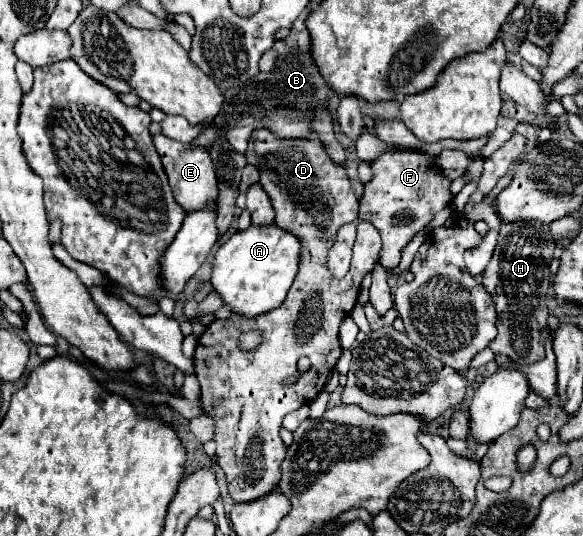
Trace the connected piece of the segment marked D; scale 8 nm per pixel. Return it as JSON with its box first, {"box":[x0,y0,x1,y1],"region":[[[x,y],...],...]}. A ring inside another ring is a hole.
{"box":[194,128,382,502],"region":[[[258,128],[252,132],[250,142],[252,144],[246,150],[246,160],[260,170],[260,184],[268,192],[276,210],[274,222],[280,228],[294,232],[304,242],[304,246],[302,246],[300,272],[284,304],[280,304],[280,308],[274,308],[272,312],[264,312],[264,316],[254,316],[252,324],[250,320],[244,320],[244,316],[234,316],[234,314],[226,320],[214,320],[206,328],[206,332],[198,338],[198,346],[194,352],[196,378],[202,388],[202,394],[200,394],[202,410],[216,424],[214,426],[214,442],[218,444],[216,456],[218,456],[220,468],[226,474],[228,492],[234,502],[250,502],[276,488],[276,480],[280,480],[280,466],[286,456],[286,446],[280,438],[282,418],[288,412],[298,410],[302,404],[310,404],[324,390],[324,384],[342,354],[342,348],[338,342],[338,326],[356,306],[360,282],[368,272],[372,272],[372,266],[374,262],[378,262],[378,252],[382,246],[380,232],[376,232],[372,224],[368,224],[366,220],[360,220],[358,216],[358,198],[352,190],[350,178],[346,176],[346,166],[336,164],[330,158],[328,146],[320,140],[318,132],[312,130],[308,132],[306,138],[280,138],[280,136],[272,136],[268,128]],[[346,222],[358,222],[358,256],[356,256],[358,268],[350,268],[350,272],[344,278],[336,280],[330,276],[324,262],[326,262],[328,248],[332,246],[336,238],[336,230],[340,228],[340,224],[346,224]],[[252,330],[262,332],[260,346],[256,346],[250,352],[240,350],[238,346],[240,336]],[[302,356],[312,360],[312,368],[308,372],[296,370],[296,362]],[[290,376],[296,378],[294,384],[284,382]]]}

